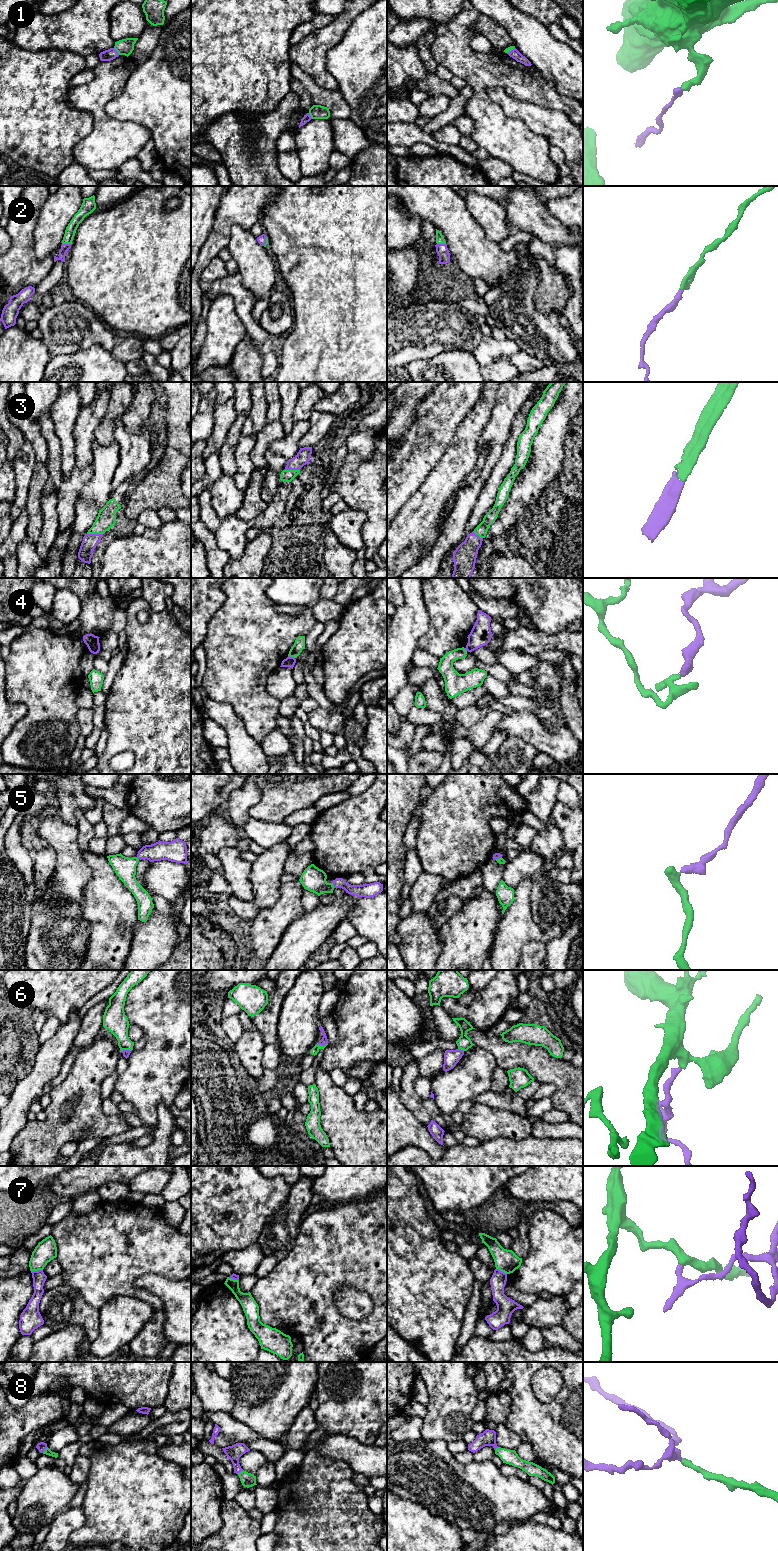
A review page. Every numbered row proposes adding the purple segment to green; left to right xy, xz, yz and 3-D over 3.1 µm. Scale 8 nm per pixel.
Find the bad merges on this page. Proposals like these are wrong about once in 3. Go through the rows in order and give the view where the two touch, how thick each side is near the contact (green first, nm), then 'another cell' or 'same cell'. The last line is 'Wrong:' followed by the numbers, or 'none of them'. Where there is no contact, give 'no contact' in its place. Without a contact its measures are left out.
1: meets green in xy; 130 nm thick on the green side, 90 nm on the other; another cell
2: meets green in xy; 90 nm thick on the green side, 60 nm on the other; same cell
3: meets green in xy; 150 nm thick on the green side, 120 nm on the other; same cell
4: meets green in xz; 90 nm thick on the green side, 80 nm on the other; another cell
5: meets green in xz; 200 nm thick on the green side, 100 nm on the other; same cell
6: meets green in xz; 60 nm thick on the green side, 60 nm on the other; same cell
7: meets green in xy; 170 nm thick on the green side, 110 nm on the other; another cell
8: meets green in xy; 50 nm thick on the green side, 70 nm on the other; same cell
Wrong: 1, 4, 7

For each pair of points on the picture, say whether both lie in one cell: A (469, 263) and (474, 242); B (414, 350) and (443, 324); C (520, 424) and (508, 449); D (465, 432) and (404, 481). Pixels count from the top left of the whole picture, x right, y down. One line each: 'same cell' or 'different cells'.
A: same cell
B: same cell
C: same cell
D: different cells

